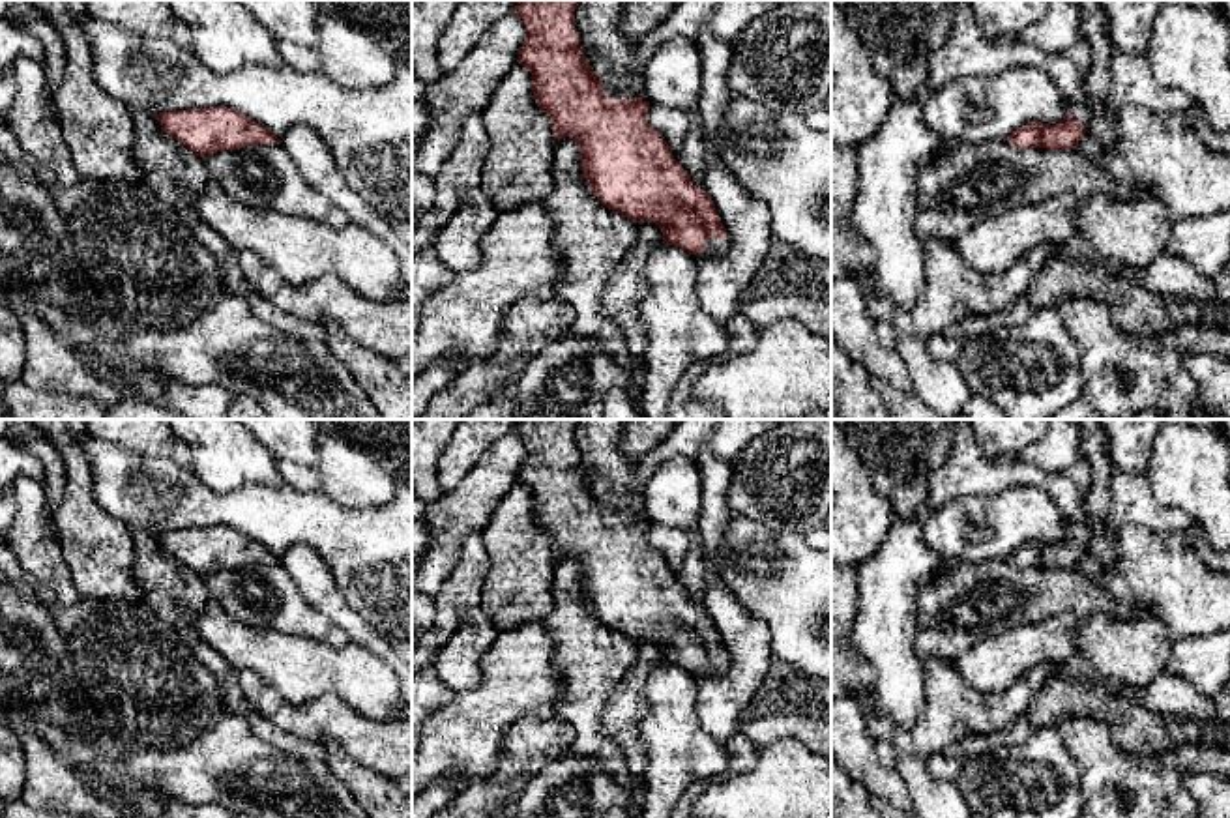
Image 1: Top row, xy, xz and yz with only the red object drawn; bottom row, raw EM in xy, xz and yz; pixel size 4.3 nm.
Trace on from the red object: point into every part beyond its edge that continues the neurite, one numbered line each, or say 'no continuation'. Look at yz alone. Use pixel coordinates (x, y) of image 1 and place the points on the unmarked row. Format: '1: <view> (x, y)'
1: yz (1081, 528)

